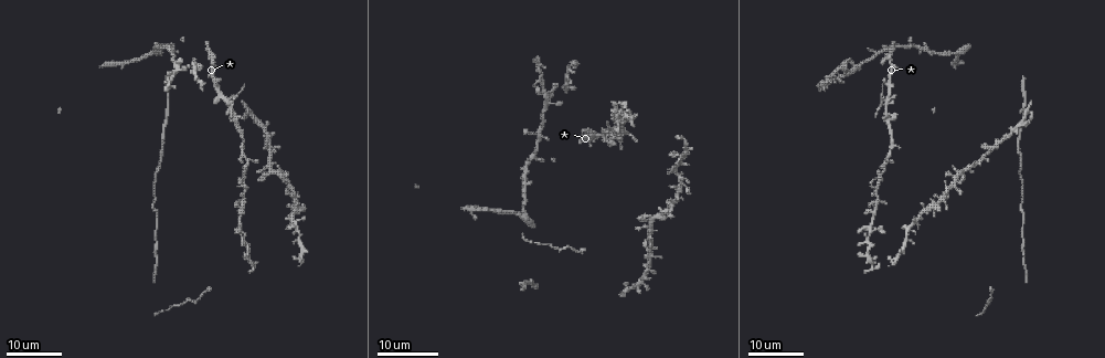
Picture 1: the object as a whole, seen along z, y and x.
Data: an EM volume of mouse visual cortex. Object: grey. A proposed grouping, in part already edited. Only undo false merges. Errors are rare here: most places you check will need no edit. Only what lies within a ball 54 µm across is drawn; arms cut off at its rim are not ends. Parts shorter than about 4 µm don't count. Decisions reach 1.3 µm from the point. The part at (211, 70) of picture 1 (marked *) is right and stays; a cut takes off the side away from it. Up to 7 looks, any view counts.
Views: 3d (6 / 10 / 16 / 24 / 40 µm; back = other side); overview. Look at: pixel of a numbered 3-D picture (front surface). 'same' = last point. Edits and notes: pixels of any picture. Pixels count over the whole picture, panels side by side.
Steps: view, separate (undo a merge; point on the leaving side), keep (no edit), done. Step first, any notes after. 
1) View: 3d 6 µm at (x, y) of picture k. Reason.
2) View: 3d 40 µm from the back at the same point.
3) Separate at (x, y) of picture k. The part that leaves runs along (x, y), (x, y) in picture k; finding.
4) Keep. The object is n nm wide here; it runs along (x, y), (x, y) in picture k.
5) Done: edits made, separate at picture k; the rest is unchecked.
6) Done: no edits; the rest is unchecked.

View: 3d 16 µm at (1024, 217) of picture 1. Thick turns thin.

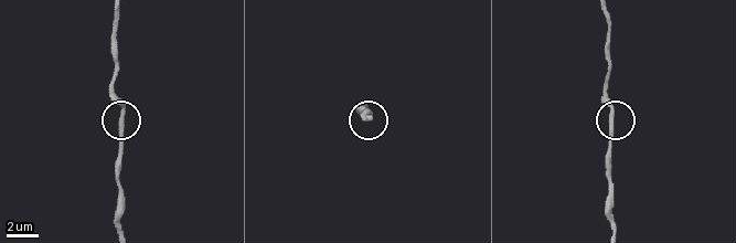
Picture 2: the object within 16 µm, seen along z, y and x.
View: 3d 6 µm at (123, 121) of picture 2.

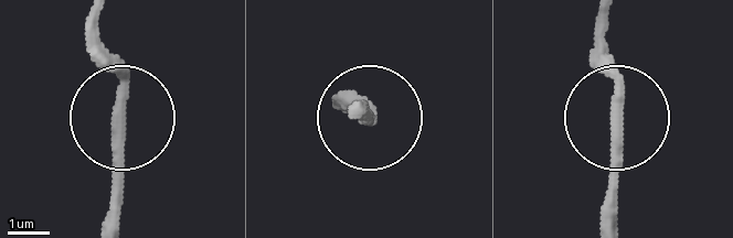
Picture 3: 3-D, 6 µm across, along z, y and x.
Keep. It runs along (607, 15), (614, 216) in picture 3; all the same neuron.

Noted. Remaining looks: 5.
View: 3d 16 µm at (1025, 240) of picture 1. Thick turns thin.

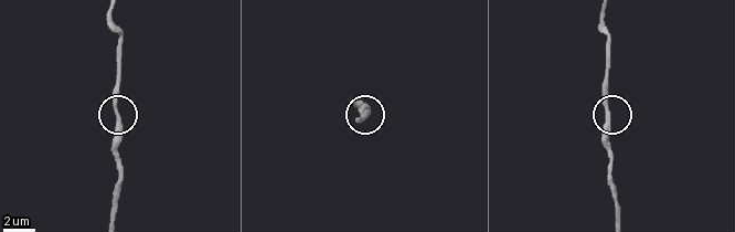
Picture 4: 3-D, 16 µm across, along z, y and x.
View: 3d 10 µm at (608, 115) of picture 4.

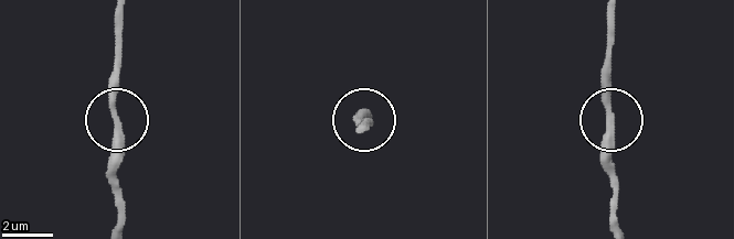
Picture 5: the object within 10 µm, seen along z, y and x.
Keep. The object is 290 nm wide here; it runs along (609, 17), (609, 185) in picture 5; one neuron here.

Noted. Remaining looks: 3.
View: 3d 16 µm at (867, 238) of picture 1. Three arms meet.

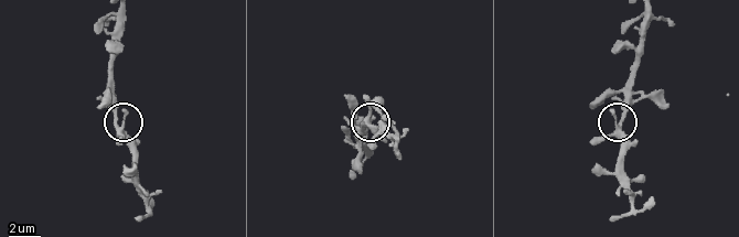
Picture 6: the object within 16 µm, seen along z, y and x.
View: 3d 10 µm at (622, 119) of picture 6. Zoom in.

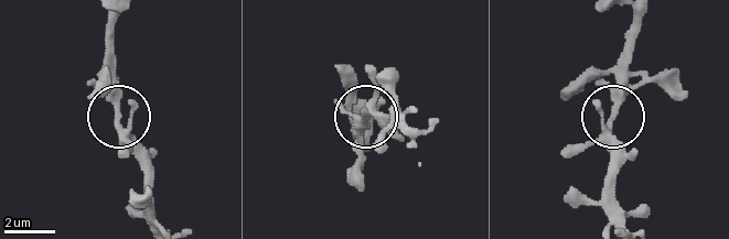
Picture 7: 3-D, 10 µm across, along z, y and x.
Keep. It runs along (641, 17), (613, 123), (613, 166) in picture 7; all the same neuron.

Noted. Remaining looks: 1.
Done: no edits; the rest is unchecked.

